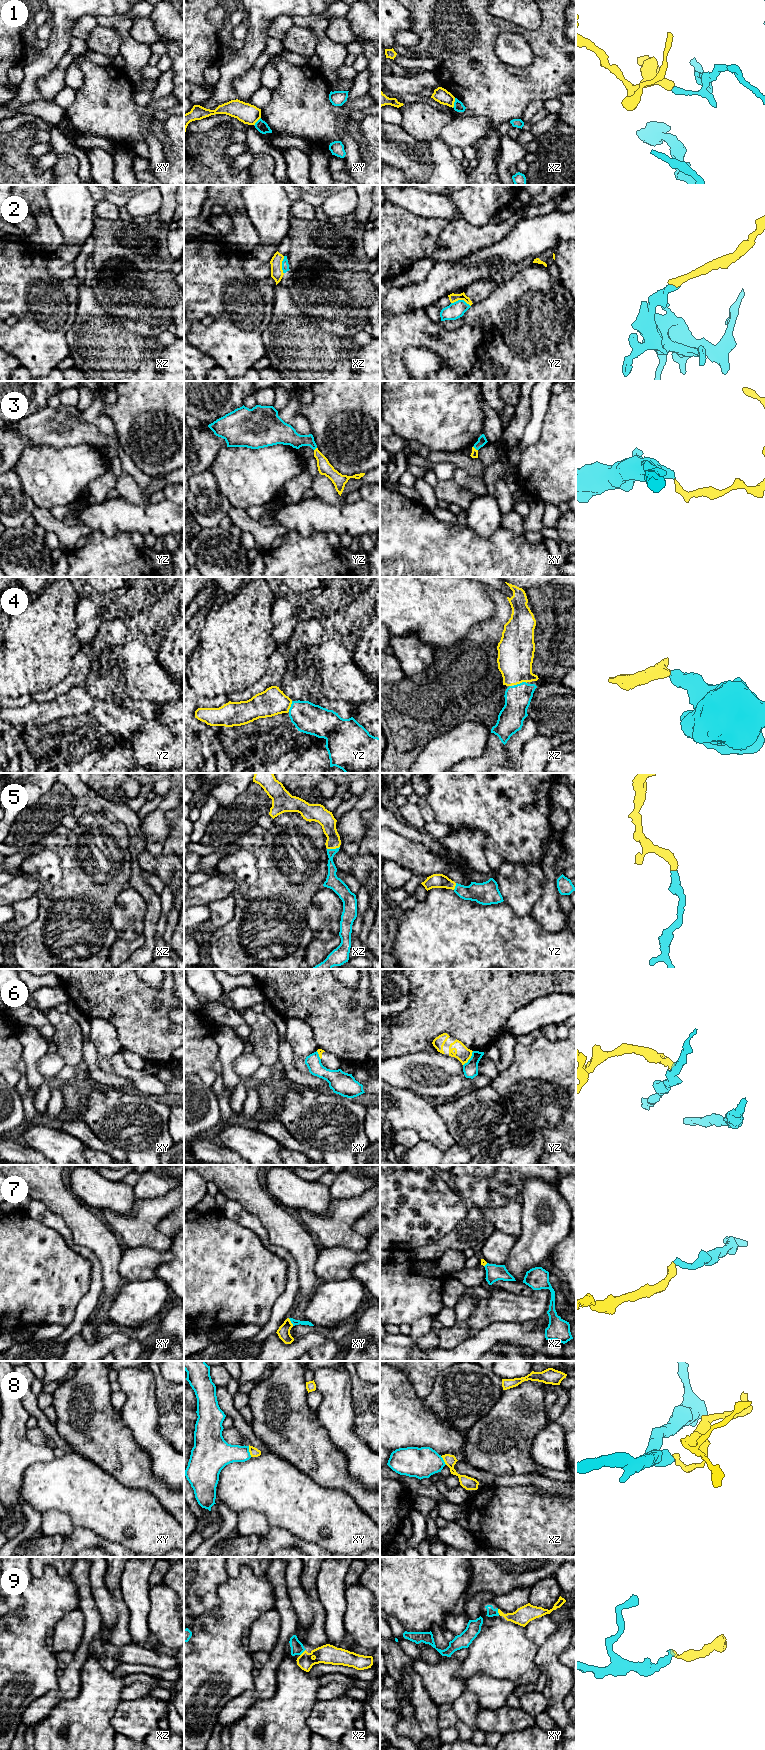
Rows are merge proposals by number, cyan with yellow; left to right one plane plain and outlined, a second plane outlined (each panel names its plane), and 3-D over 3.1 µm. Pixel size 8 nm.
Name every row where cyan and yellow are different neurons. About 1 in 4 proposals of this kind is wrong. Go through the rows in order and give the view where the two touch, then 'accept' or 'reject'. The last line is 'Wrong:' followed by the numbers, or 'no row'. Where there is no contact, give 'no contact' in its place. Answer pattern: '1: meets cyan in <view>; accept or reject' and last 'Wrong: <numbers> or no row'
1: meets cyan in xz; reject
2: meets cyan in yz; reject
3: meets cyan in xy; accept
4: meets cyan in xz; accept
5: meets cyan in xz; accept
6: meets cyan in yz; reject
7: meets cyan in xy; accept
8: meets cyan in xy; reject
9: meets cyan in xz; accept
Wrong: 1, 2, 6, 8

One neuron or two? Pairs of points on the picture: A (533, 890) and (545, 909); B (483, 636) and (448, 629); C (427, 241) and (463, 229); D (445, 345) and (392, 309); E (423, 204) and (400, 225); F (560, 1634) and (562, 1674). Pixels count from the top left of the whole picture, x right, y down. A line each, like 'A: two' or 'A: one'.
A: two
B: two
C: two
D: two
E: two
F: one

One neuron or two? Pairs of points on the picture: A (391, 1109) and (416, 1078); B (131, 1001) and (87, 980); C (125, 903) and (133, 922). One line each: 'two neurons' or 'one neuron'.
A: two neurons
B: one neuron
C: one neuron

